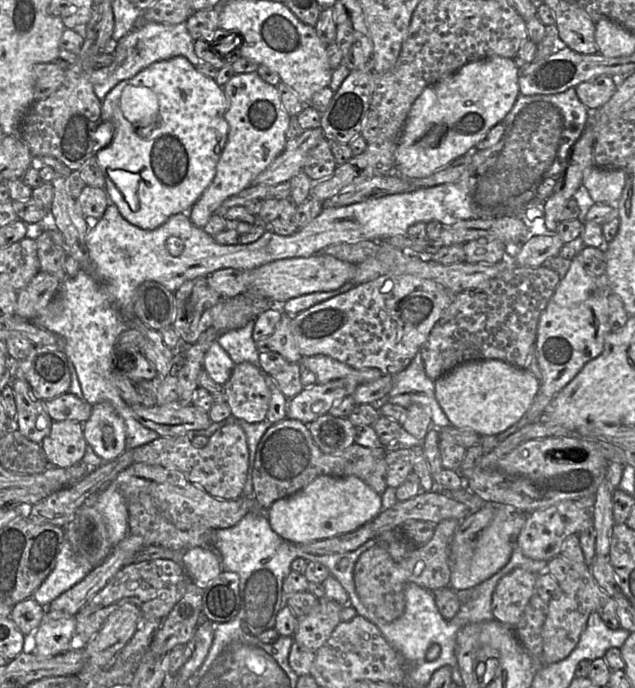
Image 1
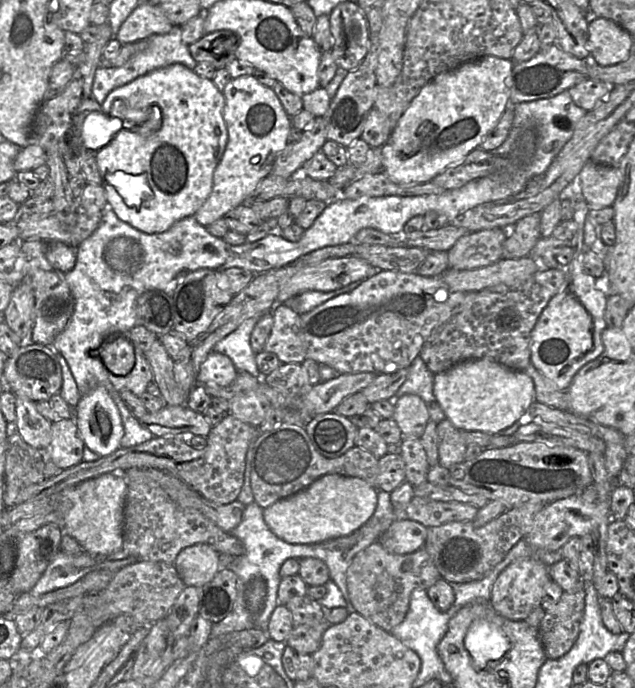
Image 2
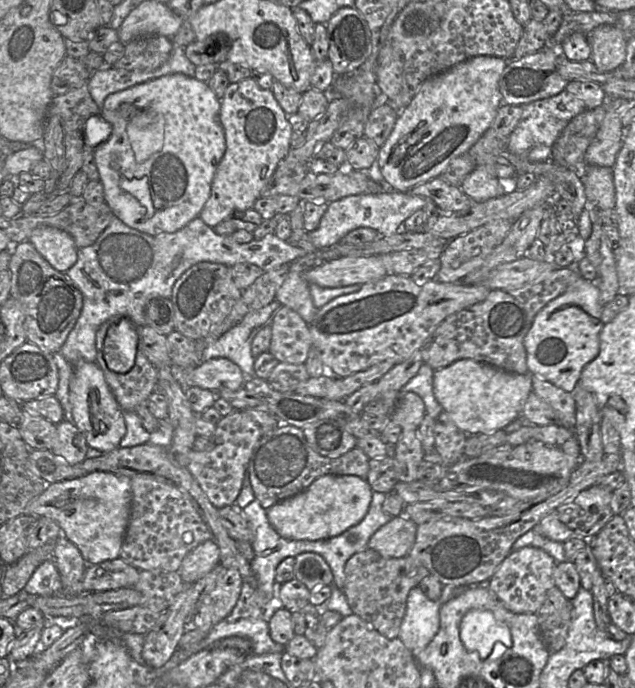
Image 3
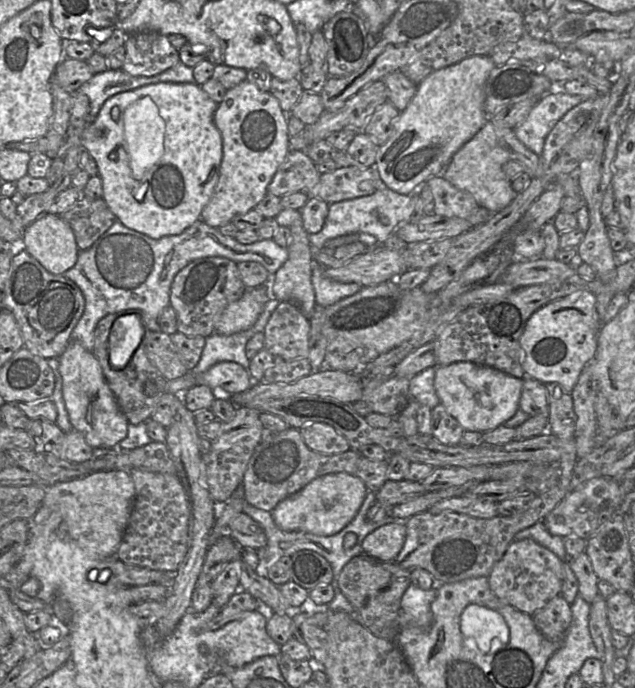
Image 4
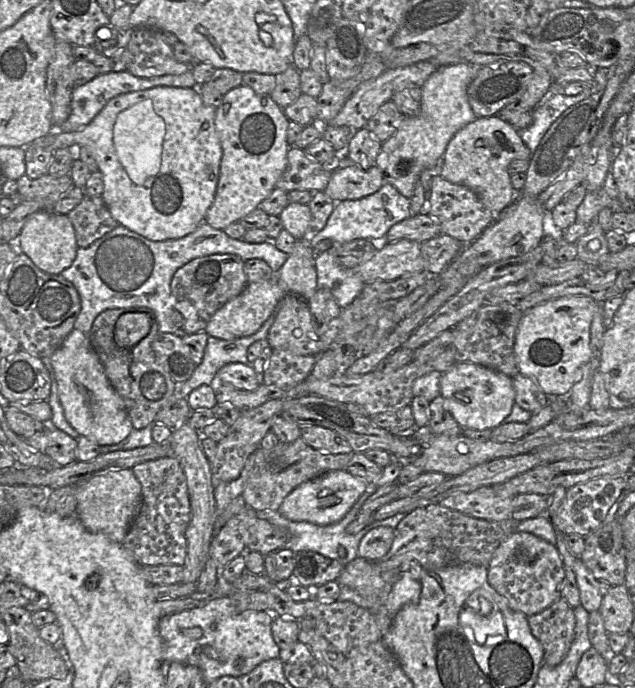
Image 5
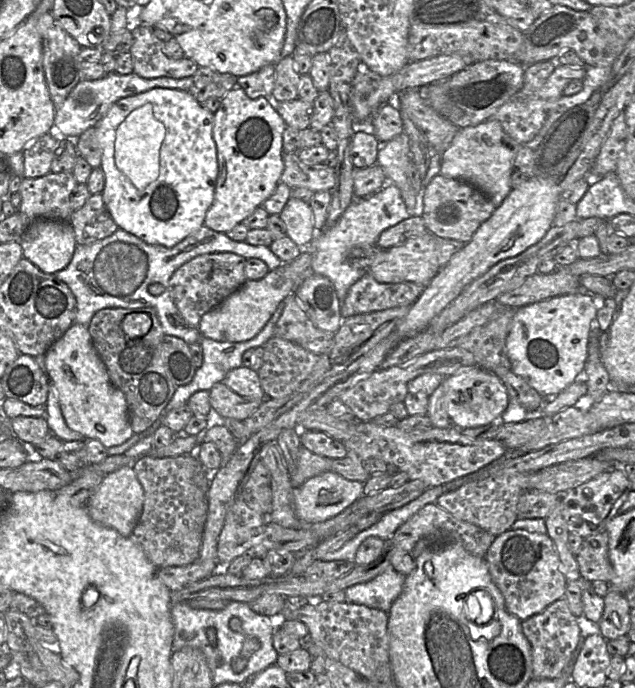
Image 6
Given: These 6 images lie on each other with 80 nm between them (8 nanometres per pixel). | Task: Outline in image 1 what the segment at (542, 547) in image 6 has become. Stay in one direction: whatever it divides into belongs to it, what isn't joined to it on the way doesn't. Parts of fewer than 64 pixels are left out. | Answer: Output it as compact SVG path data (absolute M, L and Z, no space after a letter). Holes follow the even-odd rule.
M516 568L498 581L491 602L495 620L507 626L518 623L525 607L536 593L536 577L535 573Z

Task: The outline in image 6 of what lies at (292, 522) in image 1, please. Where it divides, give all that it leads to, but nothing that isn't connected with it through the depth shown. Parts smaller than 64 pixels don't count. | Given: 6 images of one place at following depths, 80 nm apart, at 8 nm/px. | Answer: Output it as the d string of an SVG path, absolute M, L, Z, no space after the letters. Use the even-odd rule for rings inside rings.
M326 471L293 488L293 507L303 523L329 520L363 495L364 483Z

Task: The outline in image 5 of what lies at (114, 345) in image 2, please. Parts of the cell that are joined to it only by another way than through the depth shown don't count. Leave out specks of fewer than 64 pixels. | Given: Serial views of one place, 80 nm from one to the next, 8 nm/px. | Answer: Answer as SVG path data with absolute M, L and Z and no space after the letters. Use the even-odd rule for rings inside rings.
M125 313L116 321L114 340L121 348L132 348L149 334L151 327L148 313Z

